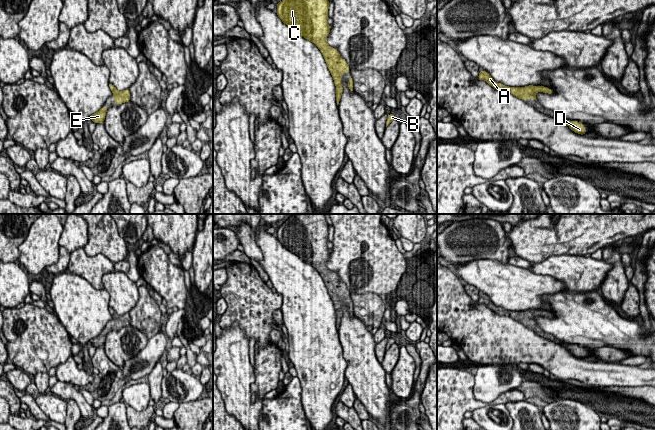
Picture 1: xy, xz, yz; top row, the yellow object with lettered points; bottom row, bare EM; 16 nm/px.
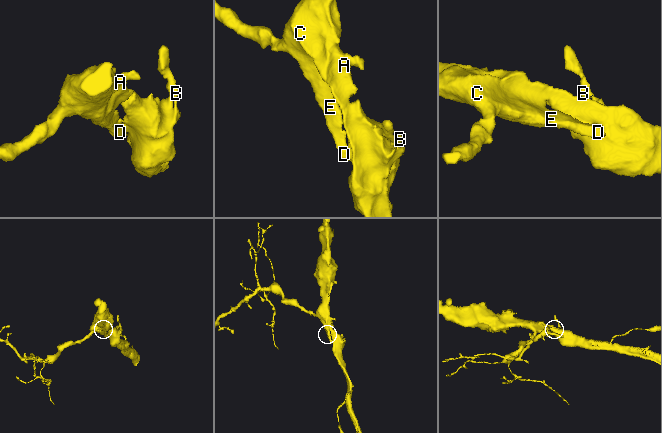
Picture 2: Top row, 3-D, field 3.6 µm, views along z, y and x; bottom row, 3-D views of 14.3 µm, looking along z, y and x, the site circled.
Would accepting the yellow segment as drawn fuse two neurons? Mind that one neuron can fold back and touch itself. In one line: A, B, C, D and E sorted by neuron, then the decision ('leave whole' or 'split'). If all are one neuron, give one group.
A B C D E; leave whole

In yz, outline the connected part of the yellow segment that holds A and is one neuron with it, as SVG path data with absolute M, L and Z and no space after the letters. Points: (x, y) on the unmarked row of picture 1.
M482 294L479 296L478 303L485 304L490 310L492 310L494 313L496 313L500 316L503 316L503 315L509 316L522 324L534 322L537 325L536 320L535 320L535 318L537 316L553 318L553 315L551 313L544 311L544 310L533 310L533 309L529 309L529 310L525 310L525 311L505 310L501 307L495 306L489 298L487 298L486 296L484 296Z

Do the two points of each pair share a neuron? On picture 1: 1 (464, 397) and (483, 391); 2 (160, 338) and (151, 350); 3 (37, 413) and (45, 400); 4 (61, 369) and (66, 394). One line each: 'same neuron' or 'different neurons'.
1: different neurons
2: same neuron
3: different neurons
4: different neurons

